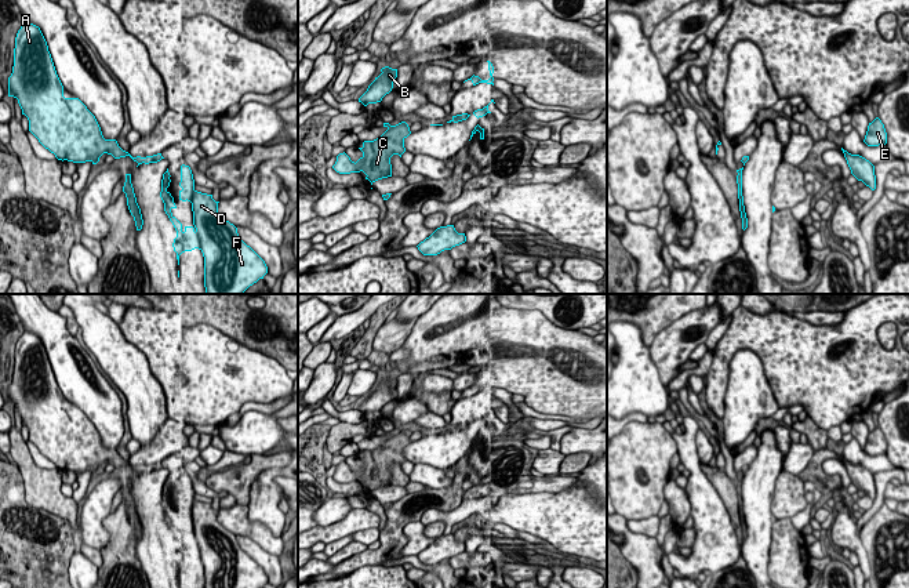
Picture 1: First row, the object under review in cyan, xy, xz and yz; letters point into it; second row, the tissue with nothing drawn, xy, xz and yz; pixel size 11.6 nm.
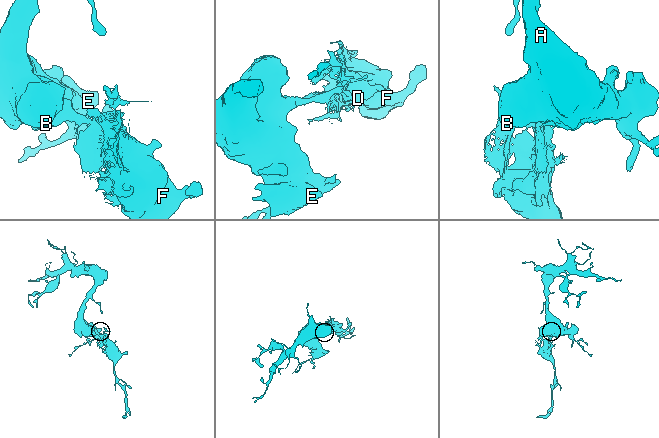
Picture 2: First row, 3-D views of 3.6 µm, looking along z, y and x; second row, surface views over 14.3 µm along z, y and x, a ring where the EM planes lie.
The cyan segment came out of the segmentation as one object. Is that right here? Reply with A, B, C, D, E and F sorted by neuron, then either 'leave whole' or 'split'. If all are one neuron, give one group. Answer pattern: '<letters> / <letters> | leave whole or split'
A B C E / D F | split

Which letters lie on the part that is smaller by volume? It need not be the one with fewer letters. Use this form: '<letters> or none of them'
D, F

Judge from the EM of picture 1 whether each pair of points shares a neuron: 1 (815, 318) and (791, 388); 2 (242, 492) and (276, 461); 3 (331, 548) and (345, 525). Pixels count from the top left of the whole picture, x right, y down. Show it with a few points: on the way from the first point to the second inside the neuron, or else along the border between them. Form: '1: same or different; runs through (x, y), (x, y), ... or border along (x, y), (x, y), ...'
1: different; border along (786, 314), (814, 325), (837, 325), (844, 318)
2: same; runs through (244, 481), (261, 463), (265, 463)
3: different; border along (351, 533), (326, 544)

